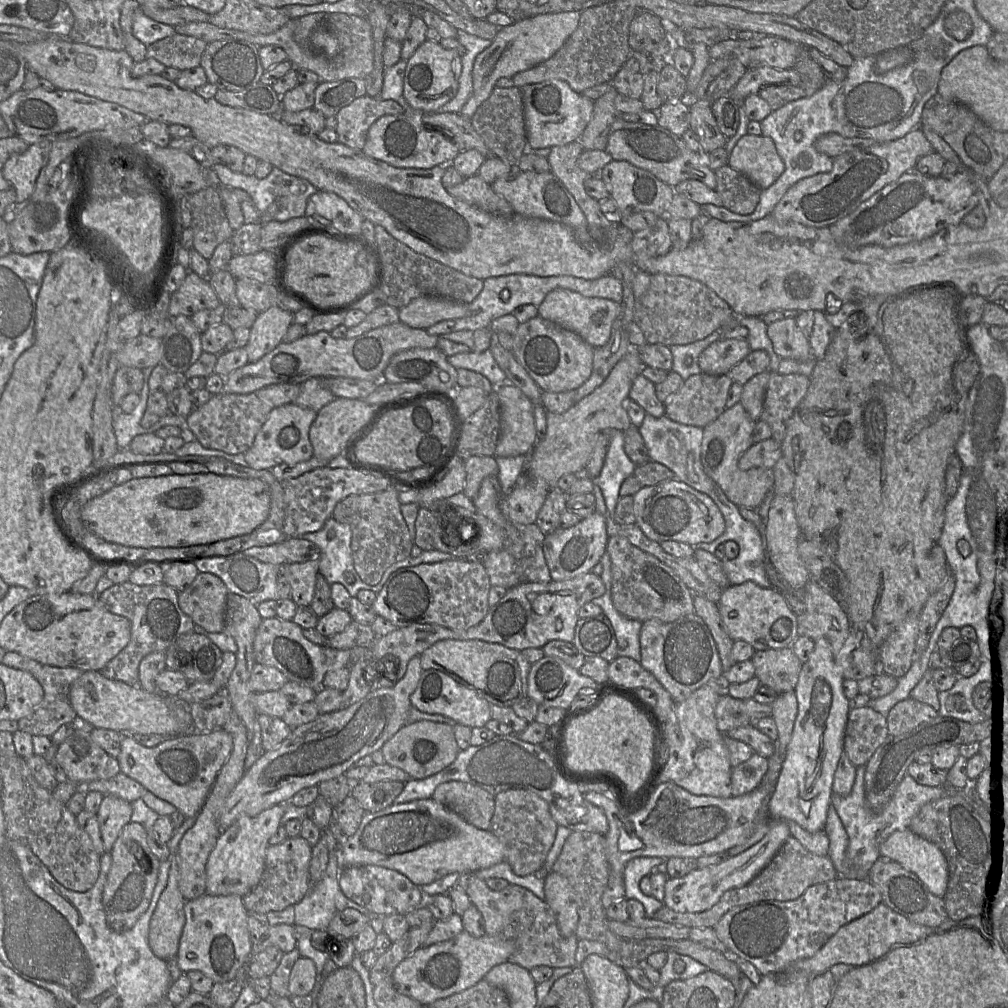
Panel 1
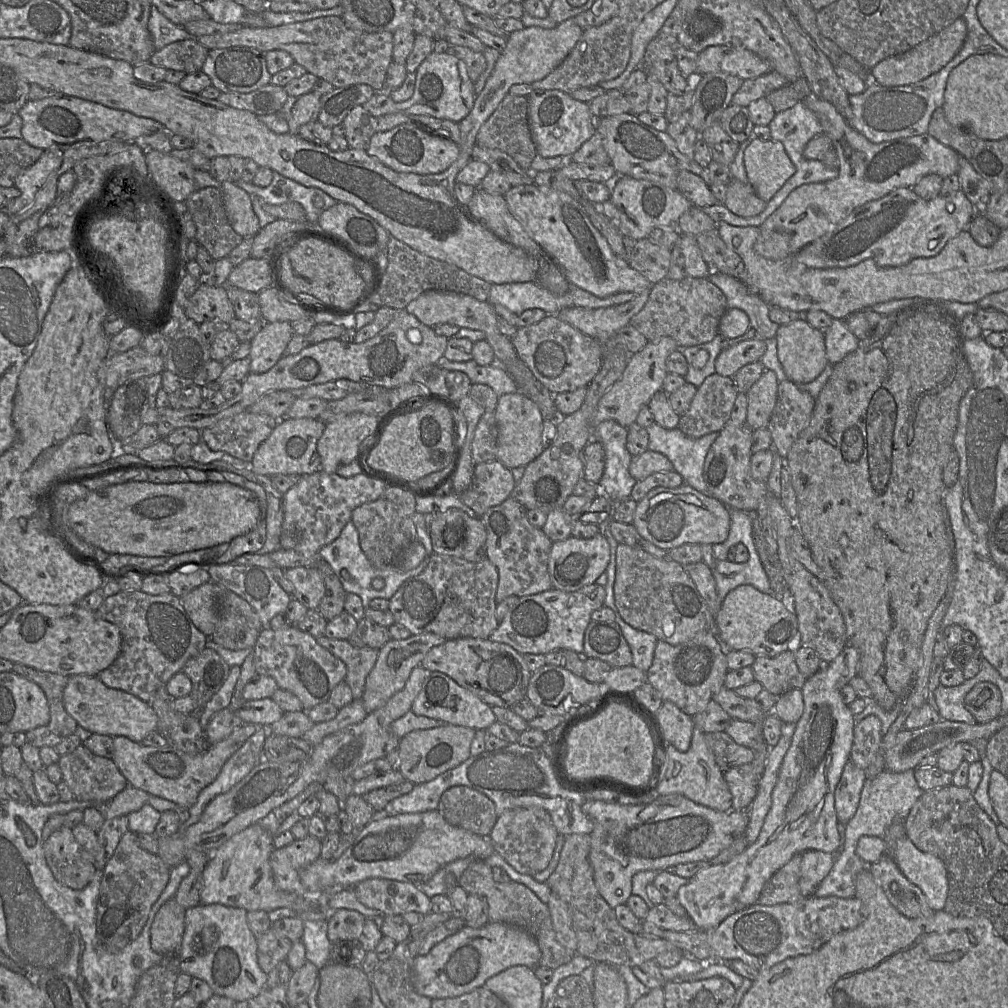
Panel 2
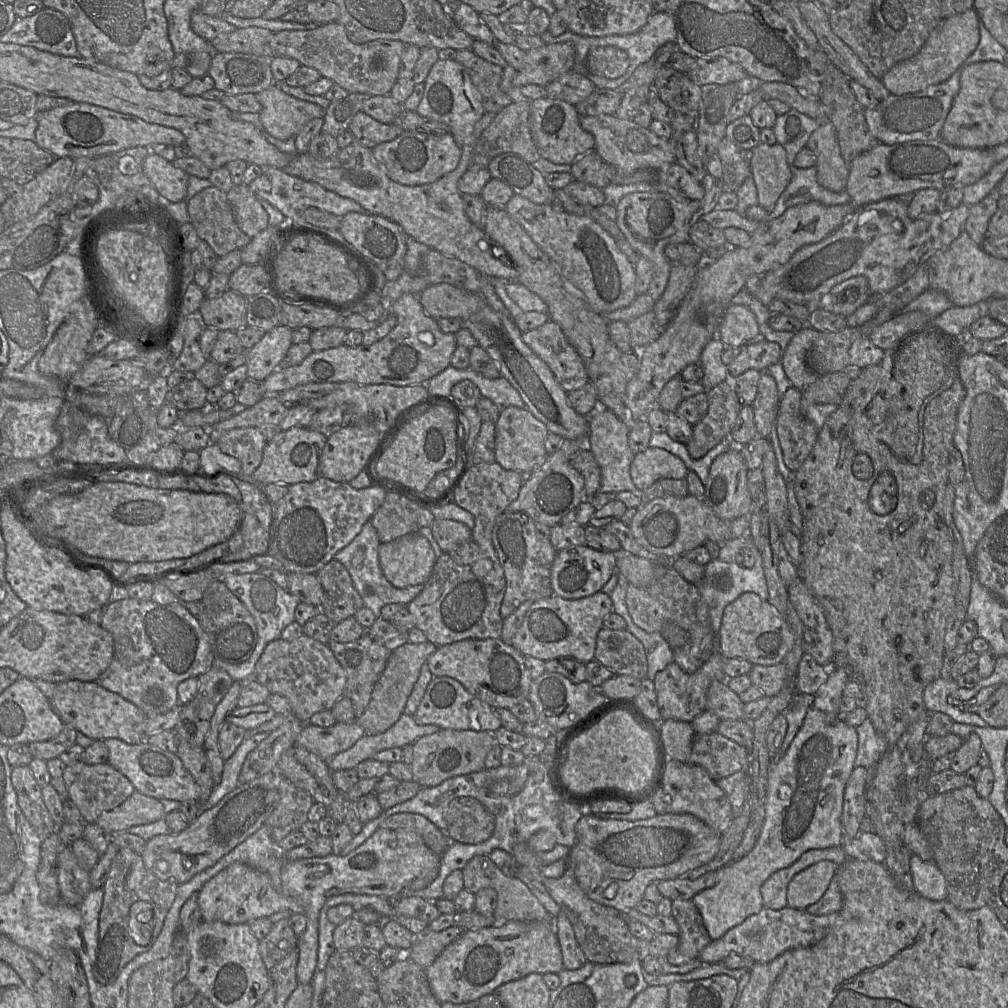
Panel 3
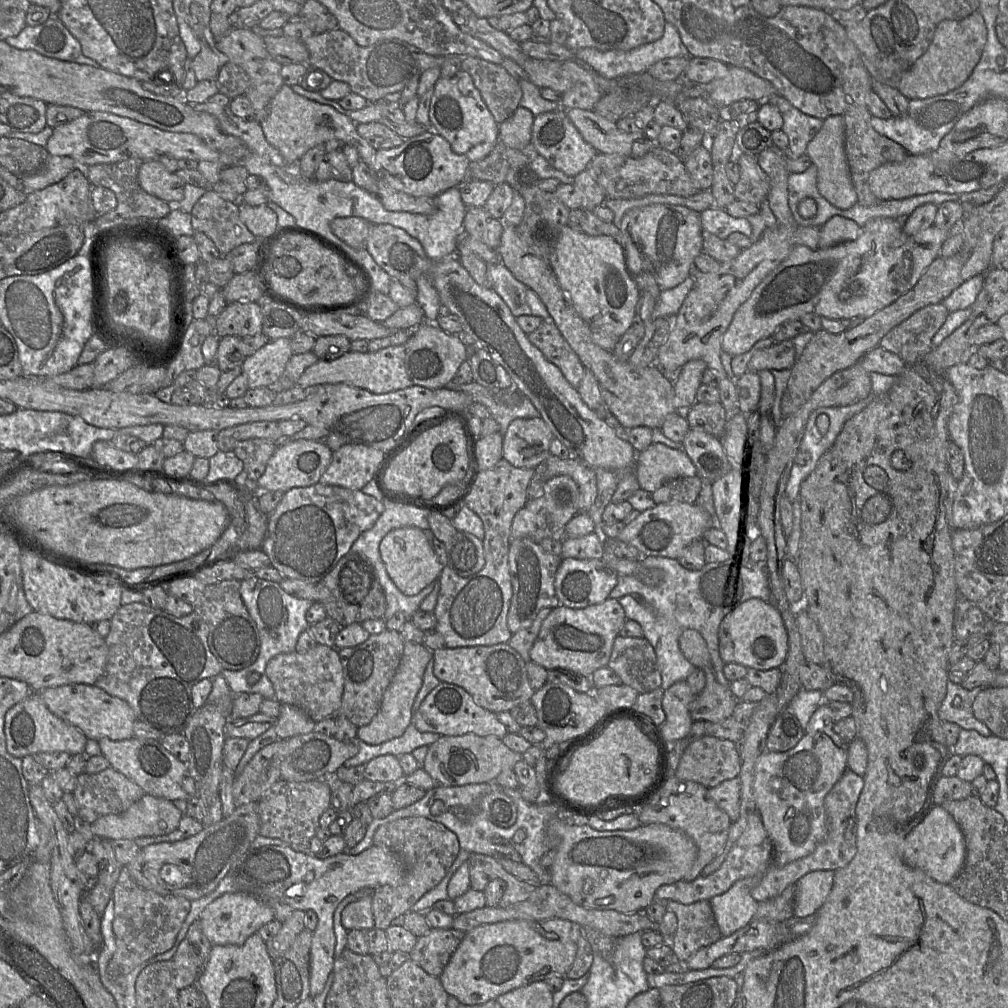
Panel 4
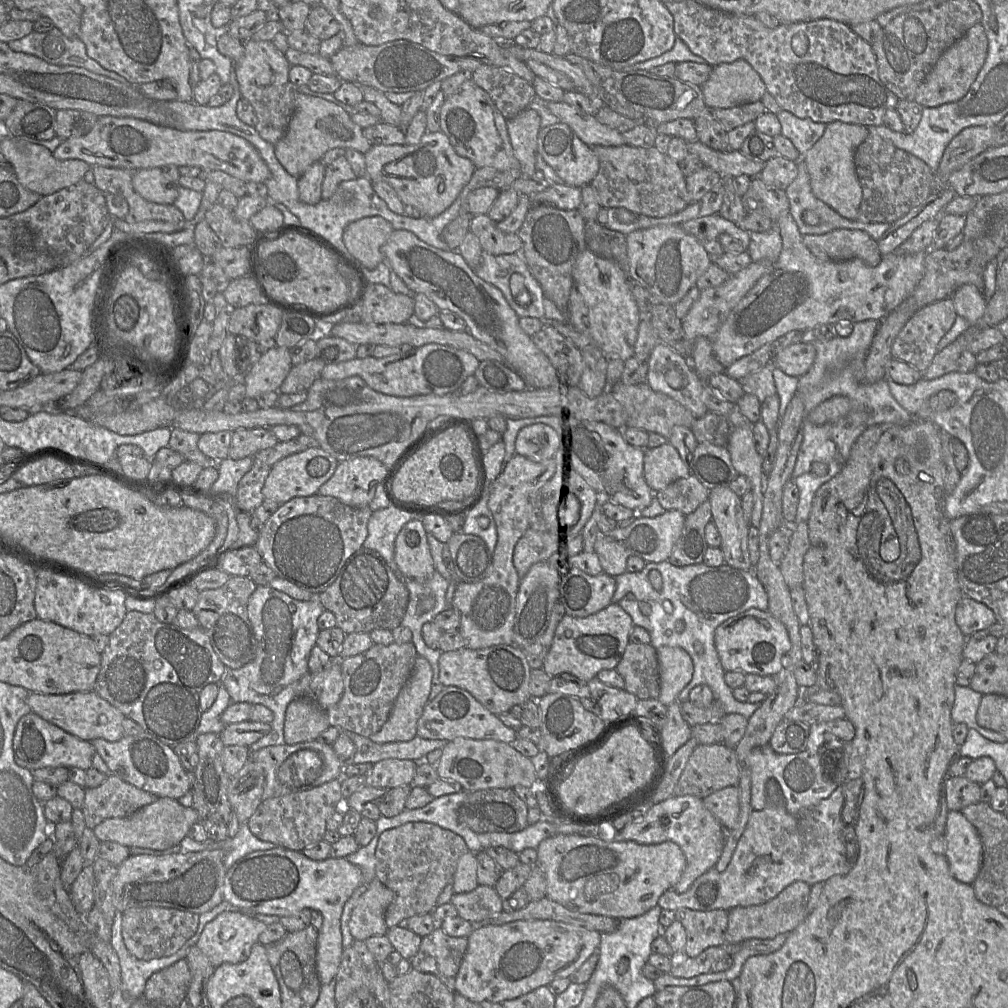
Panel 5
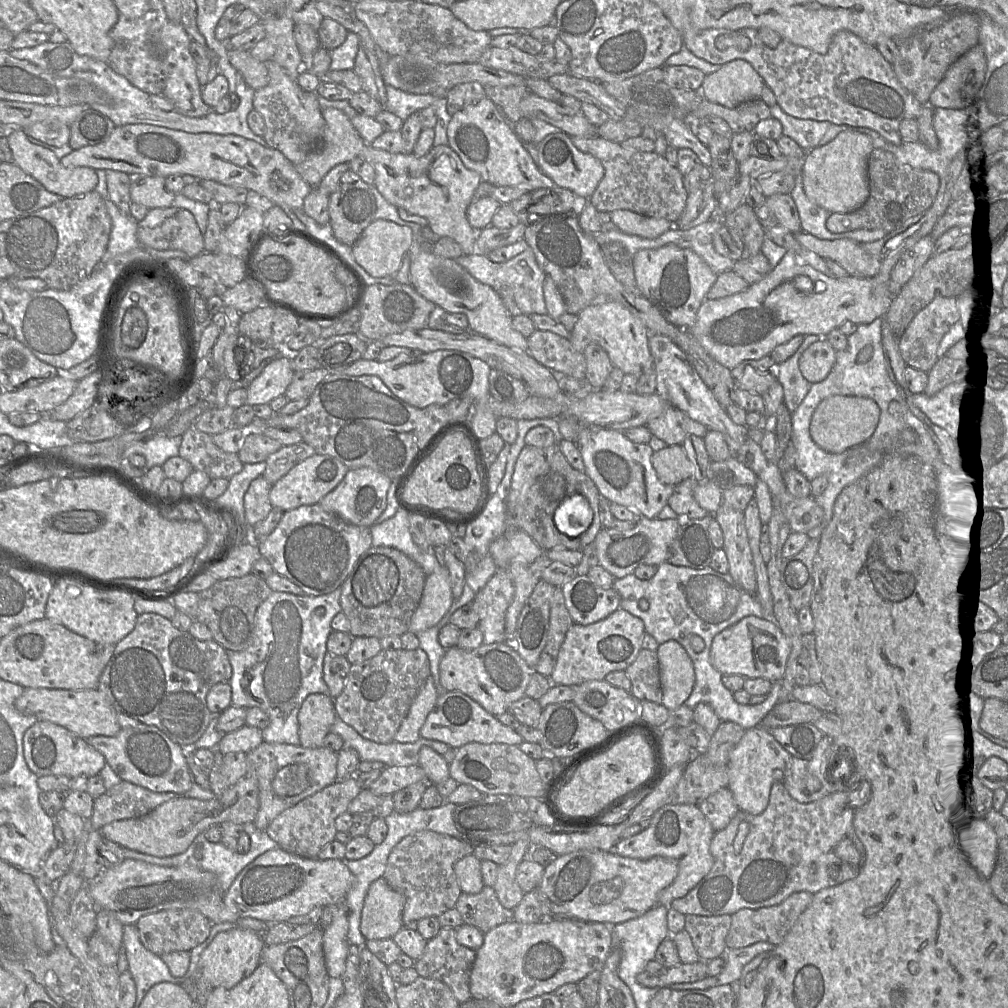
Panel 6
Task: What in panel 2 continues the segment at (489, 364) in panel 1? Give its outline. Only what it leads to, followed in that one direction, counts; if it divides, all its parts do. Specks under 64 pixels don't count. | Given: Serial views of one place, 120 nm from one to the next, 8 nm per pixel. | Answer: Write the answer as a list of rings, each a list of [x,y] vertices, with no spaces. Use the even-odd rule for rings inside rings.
[[[442,357],[436,364],[447,370],[464,372],[470,378],[472,384],[488,385],[498,396],[519,392],[515,381],[497,362],[481,366],[473,359],[466,362],[453,362]]]

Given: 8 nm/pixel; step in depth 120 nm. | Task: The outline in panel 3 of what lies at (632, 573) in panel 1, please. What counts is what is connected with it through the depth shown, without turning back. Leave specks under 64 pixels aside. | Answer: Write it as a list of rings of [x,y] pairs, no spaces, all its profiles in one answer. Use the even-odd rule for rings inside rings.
[[[673,567],[648,587],[640,588],[628,583],[626,588],[628,612],[638,627],[648,633],[661,633],[664,624],[674,623],[690,634],[689,642],[673,650],[674,661],[687,673],[697,671],[714,651],[715,633],[711,629],[708,608],[697,586],[688,582]]]

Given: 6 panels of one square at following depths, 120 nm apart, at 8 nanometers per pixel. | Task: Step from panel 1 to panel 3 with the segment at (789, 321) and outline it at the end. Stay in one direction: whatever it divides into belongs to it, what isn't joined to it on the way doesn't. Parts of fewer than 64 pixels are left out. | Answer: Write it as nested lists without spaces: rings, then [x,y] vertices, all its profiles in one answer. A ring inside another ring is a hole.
[[[806,323],[801,330],[795,332],[783,351],[781,362],[785,373],[792,385],[801,391],[804,391],[821,376],[808,366],[806,359],[807,352],[818,334],[819,331]]]

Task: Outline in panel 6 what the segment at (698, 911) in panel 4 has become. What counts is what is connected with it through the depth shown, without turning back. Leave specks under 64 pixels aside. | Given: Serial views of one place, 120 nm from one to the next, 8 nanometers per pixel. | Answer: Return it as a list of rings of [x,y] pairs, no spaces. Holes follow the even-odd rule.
[[[685,915],[686,931],[701,960],[710,961],[723,957],[727,947],[726,936],[731,926],[731,915]]]

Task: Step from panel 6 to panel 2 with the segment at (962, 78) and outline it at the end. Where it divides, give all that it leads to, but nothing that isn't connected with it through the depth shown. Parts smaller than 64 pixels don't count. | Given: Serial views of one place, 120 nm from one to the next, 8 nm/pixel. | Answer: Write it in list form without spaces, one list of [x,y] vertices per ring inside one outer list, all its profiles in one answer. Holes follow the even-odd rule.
[[[963,17],[909,51],[888,57],[870,69],[871,79],[882,86],[904,86],[917,83],[942,69],[961,49],[967,36]]]

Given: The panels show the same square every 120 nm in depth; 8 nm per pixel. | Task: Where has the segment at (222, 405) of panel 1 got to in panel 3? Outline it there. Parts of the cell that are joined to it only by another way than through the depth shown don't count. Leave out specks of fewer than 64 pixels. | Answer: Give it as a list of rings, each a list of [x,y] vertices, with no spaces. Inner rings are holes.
[[[273,425],[235,428],[222,434],[216,444],[241,462],[241,474],[251,476],[261,463],[263,449],[278,430]]]

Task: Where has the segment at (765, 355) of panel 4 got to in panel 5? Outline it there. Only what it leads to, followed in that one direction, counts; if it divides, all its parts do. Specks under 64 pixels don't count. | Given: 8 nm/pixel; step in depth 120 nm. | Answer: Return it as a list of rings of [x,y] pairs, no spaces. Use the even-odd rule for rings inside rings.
[[[800,342],[774,354],[771,365],[790,376],[800,377],[811,369],[815,358],[816,349],[812,342]]]

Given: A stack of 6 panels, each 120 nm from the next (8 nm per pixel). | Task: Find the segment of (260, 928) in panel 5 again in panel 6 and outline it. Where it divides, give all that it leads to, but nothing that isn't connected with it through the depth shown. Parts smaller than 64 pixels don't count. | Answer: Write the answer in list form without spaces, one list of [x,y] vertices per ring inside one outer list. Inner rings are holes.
[[[236,927],[219,932],[201,953],[199,972],[212,988],[232,988],[250,976],[262,962],[264,945],[263,934],[252,929]]]

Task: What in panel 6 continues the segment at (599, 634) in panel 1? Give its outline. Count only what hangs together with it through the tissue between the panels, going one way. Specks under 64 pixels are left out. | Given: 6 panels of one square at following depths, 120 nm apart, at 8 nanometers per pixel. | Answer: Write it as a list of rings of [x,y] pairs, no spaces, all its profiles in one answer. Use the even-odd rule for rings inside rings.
[[[641,649],[625,673],[631,681],[631,693],[638,700],[662,703],[659,662],[656,651]]]

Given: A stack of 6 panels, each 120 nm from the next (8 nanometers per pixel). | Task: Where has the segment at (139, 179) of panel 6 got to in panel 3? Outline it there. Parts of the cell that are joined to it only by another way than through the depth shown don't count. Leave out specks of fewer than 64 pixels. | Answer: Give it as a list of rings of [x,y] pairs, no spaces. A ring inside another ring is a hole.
[[[150,152],[143,162],[143,171],[164,202],[183,201],[187,194],[189,175],[172,162]]]

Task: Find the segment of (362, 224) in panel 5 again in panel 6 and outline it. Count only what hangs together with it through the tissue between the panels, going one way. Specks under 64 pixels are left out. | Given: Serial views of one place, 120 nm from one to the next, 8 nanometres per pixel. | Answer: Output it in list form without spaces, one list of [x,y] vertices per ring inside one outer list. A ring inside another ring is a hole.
[[[372,221],[351,246],[356,262],[371,276],[393,276],[411,252],[415,242],[412,230],[392,221]]]

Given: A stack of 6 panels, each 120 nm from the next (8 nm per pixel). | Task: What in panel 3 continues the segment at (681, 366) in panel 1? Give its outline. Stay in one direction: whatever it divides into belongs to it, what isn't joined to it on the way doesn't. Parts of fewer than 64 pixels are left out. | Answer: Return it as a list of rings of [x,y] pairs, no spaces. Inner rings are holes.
[[[718,337],[713,338],[703,349],[699,364],[703,369],[704,376],[701,384],[707,392],[720,382],[731,379],[728,367],[722,360],[723,352],[730,348],[739,348],[740,346],[729,346],[722,342]]]

